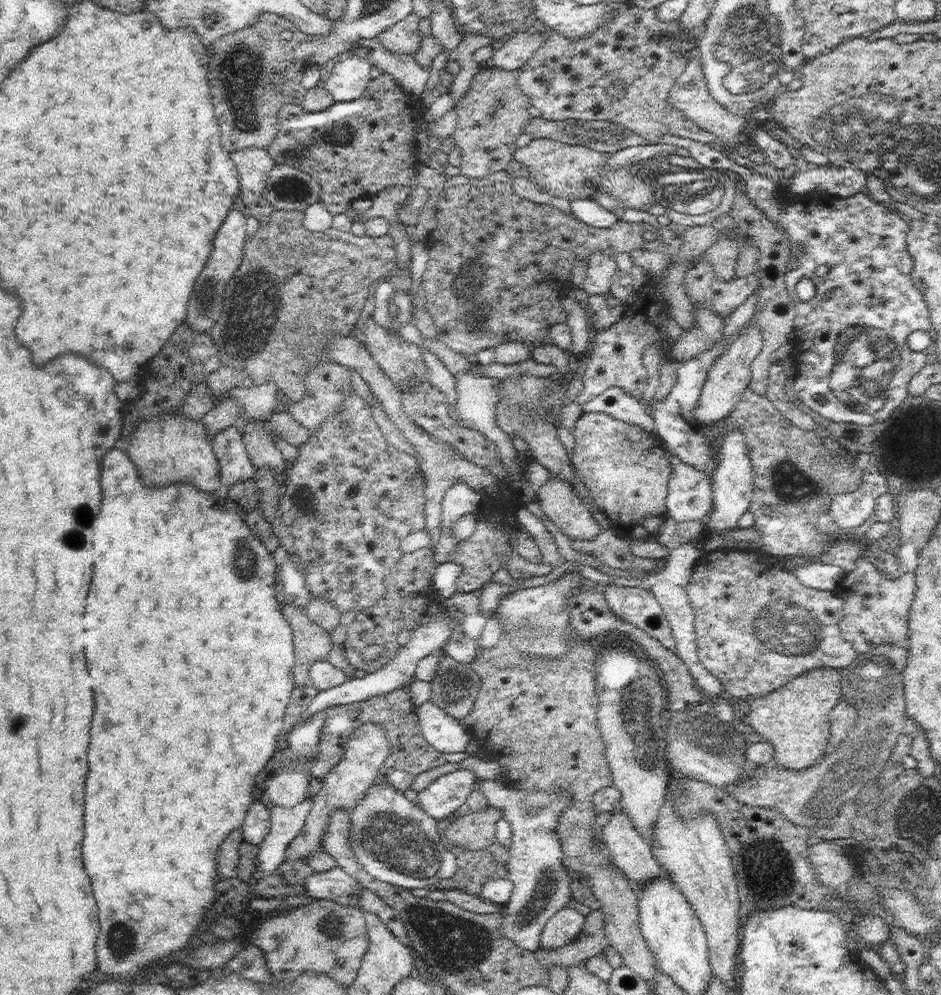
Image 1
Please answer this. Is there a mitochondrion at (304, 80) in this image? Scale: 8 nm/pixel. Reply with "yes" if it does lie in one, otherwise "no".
no

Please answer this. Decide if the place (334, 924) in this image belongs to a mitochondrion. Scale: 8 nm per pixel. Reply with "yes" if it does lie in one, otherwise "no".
yes

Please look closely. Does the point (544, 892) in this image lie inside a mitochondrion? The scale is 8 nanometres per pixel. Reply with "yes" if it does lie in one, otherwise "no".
yes

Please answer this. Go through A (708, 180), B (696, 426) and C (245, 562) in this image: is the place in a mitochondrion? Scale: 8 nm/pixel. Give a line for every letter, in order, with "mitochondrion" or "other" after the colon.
A: mitochondrion
B: other
C: mitochondrion

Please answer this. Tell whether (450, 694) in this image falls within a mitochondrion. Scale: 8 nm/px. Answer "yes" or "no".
yes

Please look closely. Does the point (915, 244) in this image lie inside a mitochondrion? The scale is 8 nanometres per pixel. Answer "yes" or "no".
no

